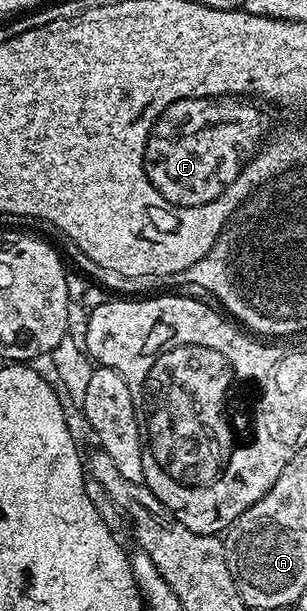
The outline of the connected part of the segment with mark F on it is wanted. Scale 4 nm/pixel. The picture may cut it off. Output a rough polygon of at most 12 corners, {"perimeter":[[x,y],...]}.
{"perimeter":[[251,99],[179,100],[144,169],[179,208],[217,200],[249,161]]}

